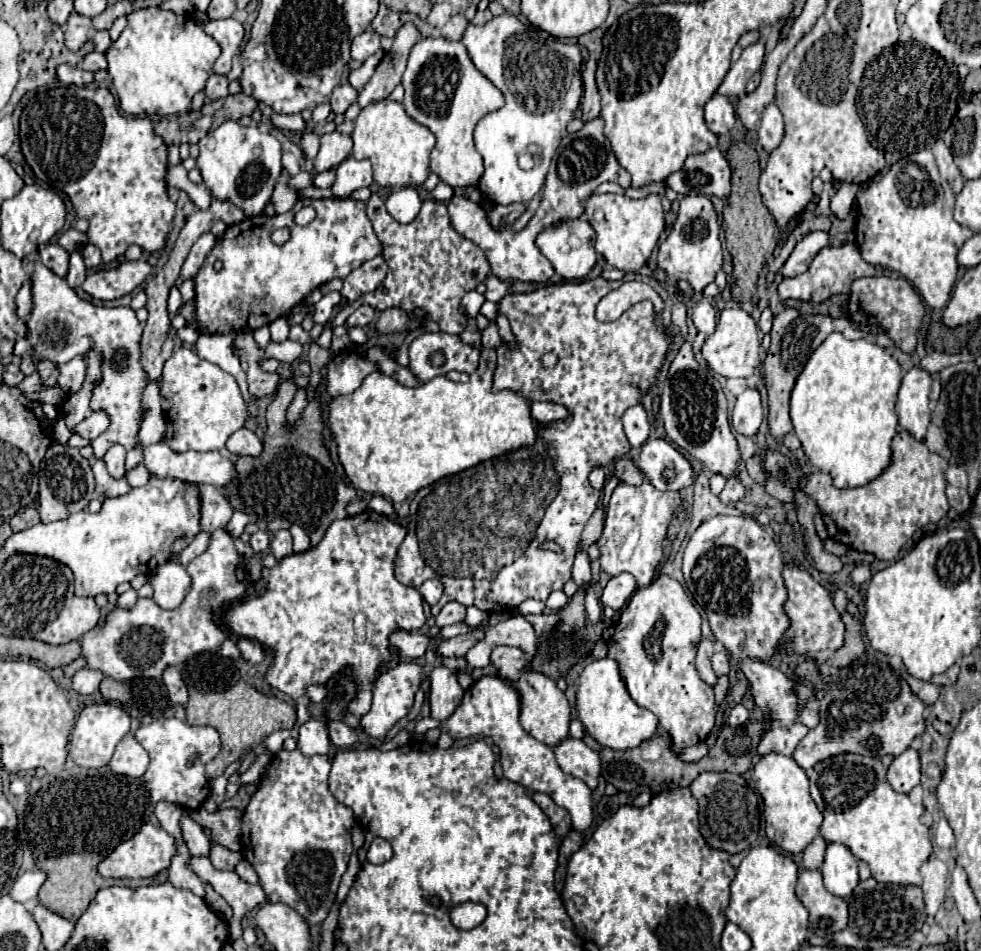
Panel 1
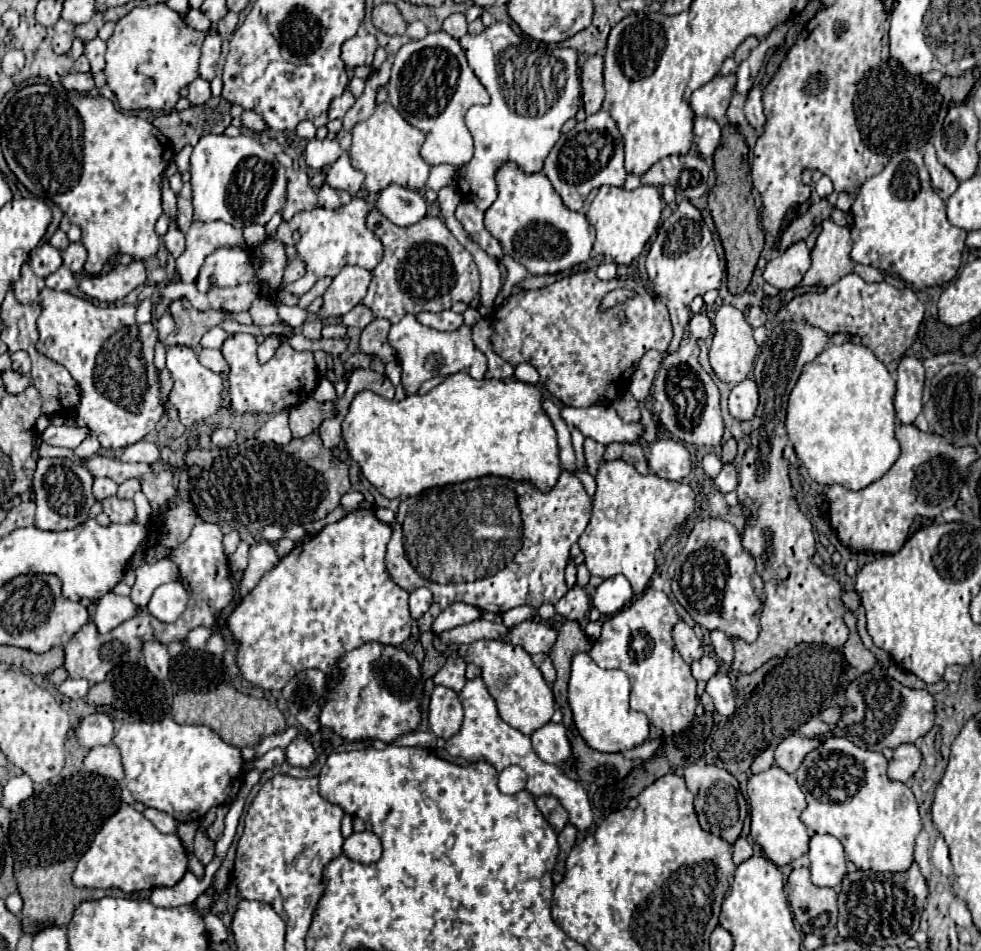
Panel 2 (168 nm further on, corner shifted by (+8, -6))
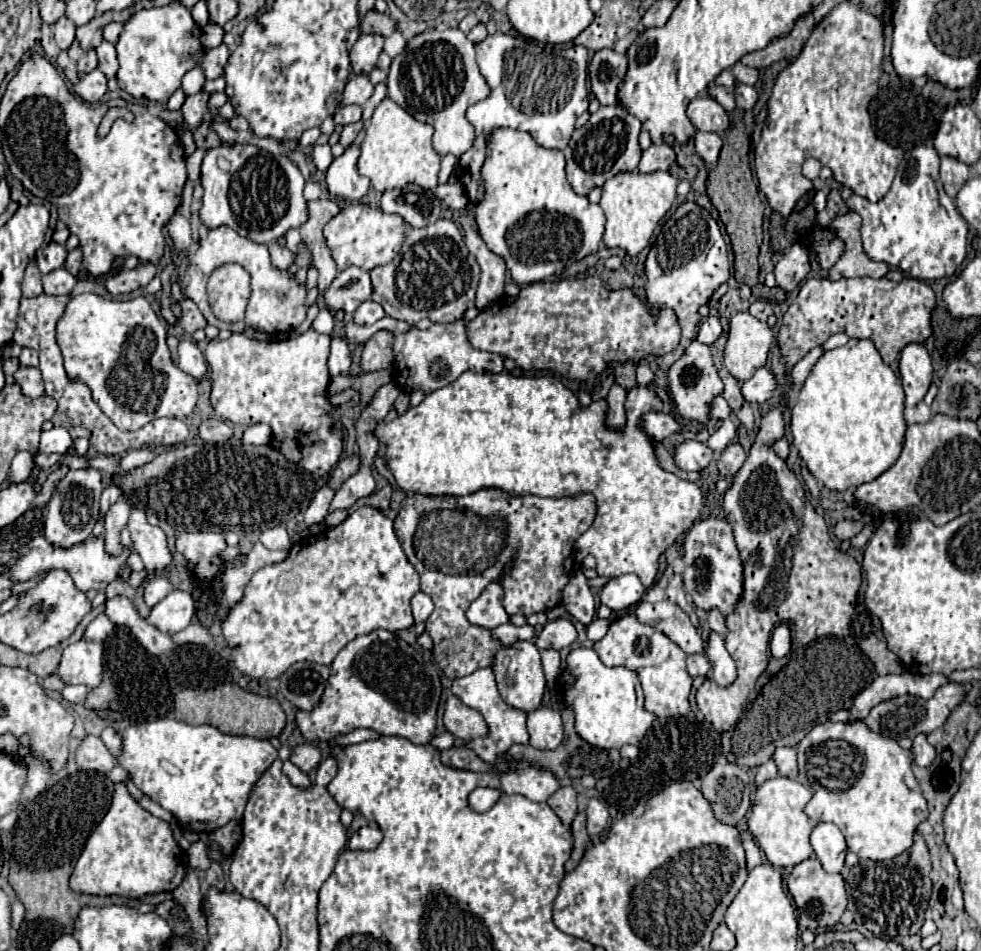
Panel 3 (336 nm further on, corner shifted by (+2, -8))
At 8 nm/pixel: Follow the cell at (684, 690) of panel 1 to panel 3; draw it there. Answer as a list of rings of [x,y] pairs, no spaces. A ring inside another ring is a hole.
[[[624,615],[610,623],[608,633],[598,643],[594,643],[594,651],[604,665],[624,665],[638,673],[646,697],[644,707],[656,717],[668,719],[690,713],[688,697],[692,689],[692,677],[686,673],[686,653],[662,631],[634,621],[634,615]]]

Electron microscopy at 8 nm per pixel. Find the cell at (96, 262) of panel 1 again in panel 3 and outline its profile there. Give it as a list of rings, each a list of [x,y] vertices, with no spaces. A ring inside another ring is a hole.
[[[72,249],[72,251],[68,251],[64,269],[68,269],[72,275],[78,275],[80,265],[82,265],[82,251],[80,251],[80,249]]]

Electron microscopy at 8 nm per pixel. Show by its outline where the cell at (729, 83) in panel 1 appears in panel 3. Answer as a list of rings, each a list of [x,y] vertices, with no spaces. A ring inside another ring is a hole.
[[[708,97],[692,99],[686,109],[686,115],[698,131],[712,131],[712,133],[724,135],[726,127],[730,125],[728,113],[714,99],[708,99]]]

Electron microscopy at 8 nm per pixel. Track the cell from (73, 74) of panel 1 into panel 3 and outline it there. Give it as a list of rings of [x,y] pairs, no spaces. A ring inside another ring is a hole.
[[[94,69],[80,77],[78,85],[74,85],[74,91],[88,103],[100,103],[106,95],[106,77],[100,69]]]

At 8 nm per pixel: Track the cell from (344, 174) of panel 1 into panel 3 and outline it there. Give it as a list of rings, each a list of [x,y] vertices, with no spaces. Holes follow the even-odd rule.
[[[350,145],[326,169],[328,191],[338,201],[346,201],[346,203],[360,201],[368,193],[370,181],[366,177],[362,177],[356,169],[358,155],[360,155],[360,147]]]

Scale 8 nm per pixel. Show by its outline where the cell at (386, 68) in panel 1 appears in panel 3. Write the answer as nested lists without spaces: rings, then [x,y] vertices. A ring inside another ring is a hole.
[[[358,121],[358,123],[352,123],[352,125],[346,125],[344,129],[342,129],[342,133],[340,133],[340,143],[344,145],[344,147],[348,147],[354,139],[356,139],[356,135],[358,135],[358,131],[362,129],[362,121]]]

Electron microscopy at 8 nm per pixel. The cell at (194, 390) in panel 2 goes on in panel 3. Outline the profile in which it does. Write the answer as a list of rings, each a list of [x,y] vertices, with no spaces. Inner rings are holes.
[[[182,339],[178,345],[178,365],[182,371],[192,375],[194,379],[202,379],[208,369],[208,363],[206,363],[202,351],[190,339]]]

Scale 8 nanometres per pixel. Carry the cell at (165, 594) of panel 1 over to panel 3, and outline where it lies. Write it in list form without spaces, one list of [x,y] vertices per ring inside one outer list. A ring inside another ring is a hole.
[[[174,589],[166,599],[152,607],[148,623],[164,633],[178,633],[190,625],[194,617],[194,599],[190,593]]]

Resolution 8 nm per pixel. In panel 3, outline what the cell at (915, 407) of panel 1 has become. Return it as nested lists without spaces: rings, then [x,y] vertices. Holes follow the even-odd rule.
[[[908,343],[900,351],[900,377],[906,393],[906,407],[914,407],[924,399],[932,383],[932,363],[926,347],[922,343]]]

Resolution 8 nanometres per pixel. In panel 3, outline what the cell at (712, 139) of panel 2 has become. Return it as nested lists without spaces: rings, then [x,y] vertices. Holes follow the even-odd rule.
[[[696,131],[694,133],[694,145],[696,145],[696,153],[706,161],[706,165],[714,165],[718,161],[718,155],[722,149],[720,135]]]

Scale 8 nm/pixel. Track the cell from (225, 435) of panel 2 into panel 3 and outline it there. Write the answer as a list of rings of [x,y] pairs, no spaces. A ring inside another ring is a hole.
[[[206,419],[198,427],[198,435],[204,443],[224,443],[232,437],[232,427],[222,419]]]

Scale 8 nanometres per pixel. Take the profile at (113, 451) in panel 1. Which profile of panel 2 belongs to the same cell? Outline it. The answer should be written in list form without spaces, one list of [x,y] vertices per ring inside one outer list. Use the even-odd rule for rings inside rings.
[[[94,479],[94,497],[96,501],[102,501],[110,495],[116,495],[118,485],[112,479]]]

